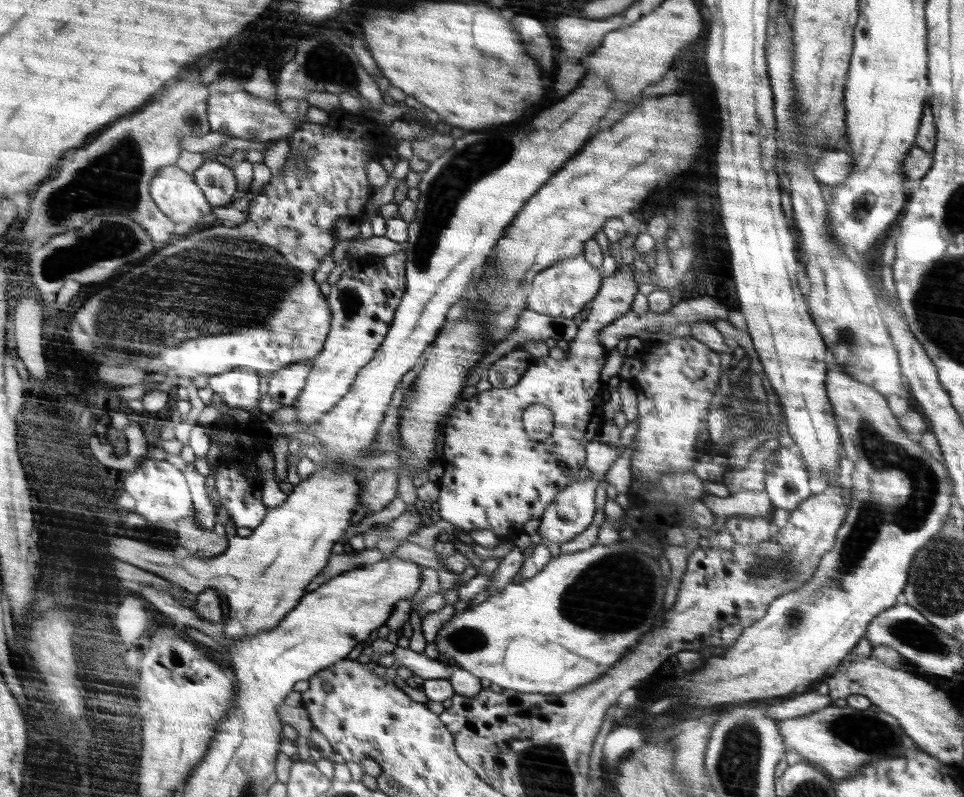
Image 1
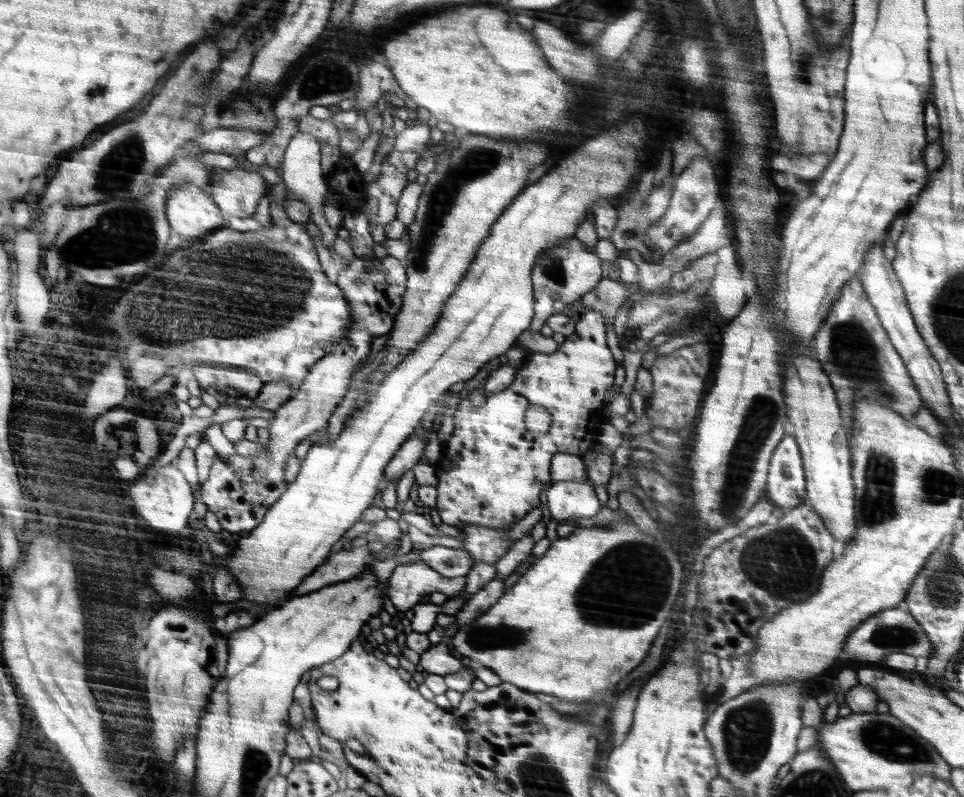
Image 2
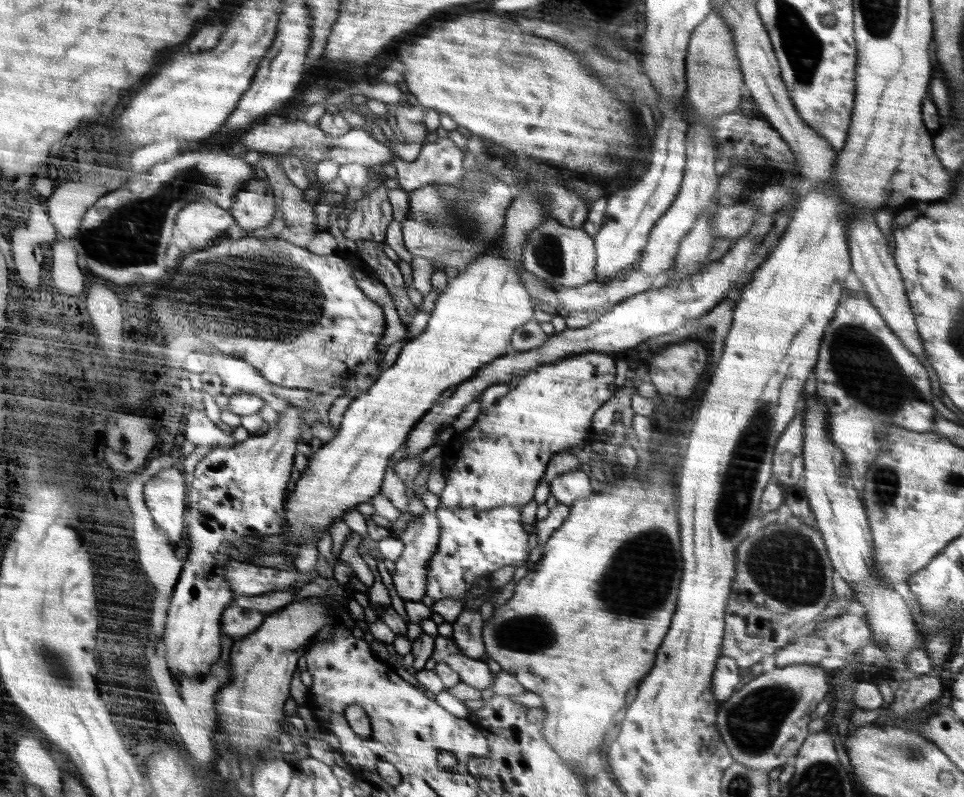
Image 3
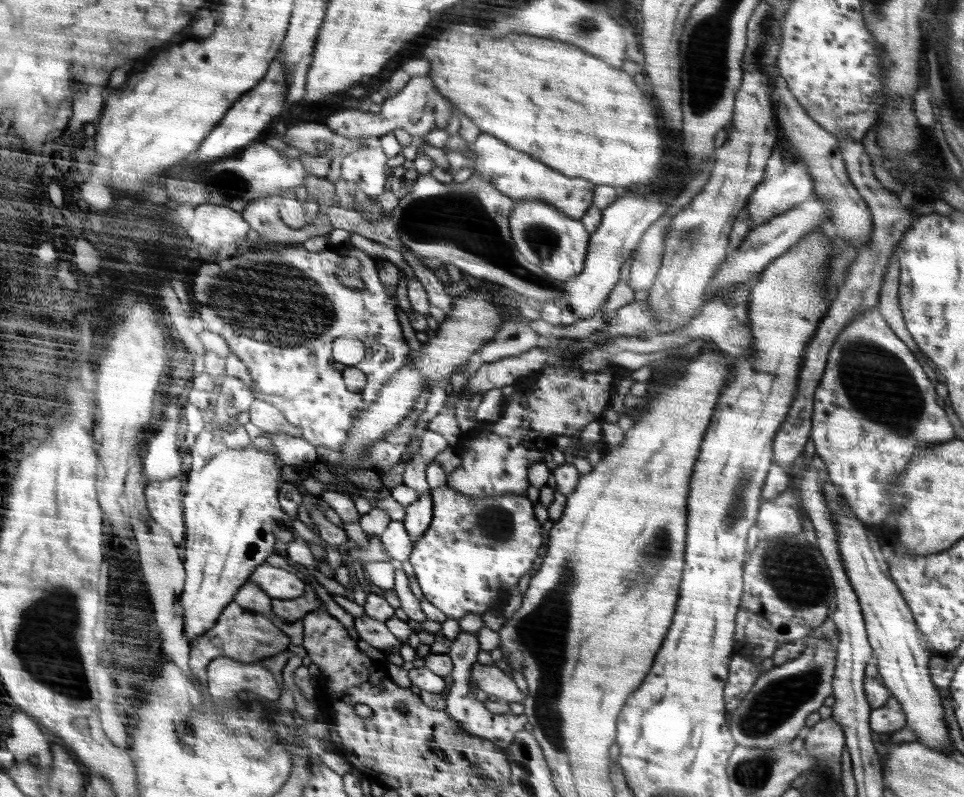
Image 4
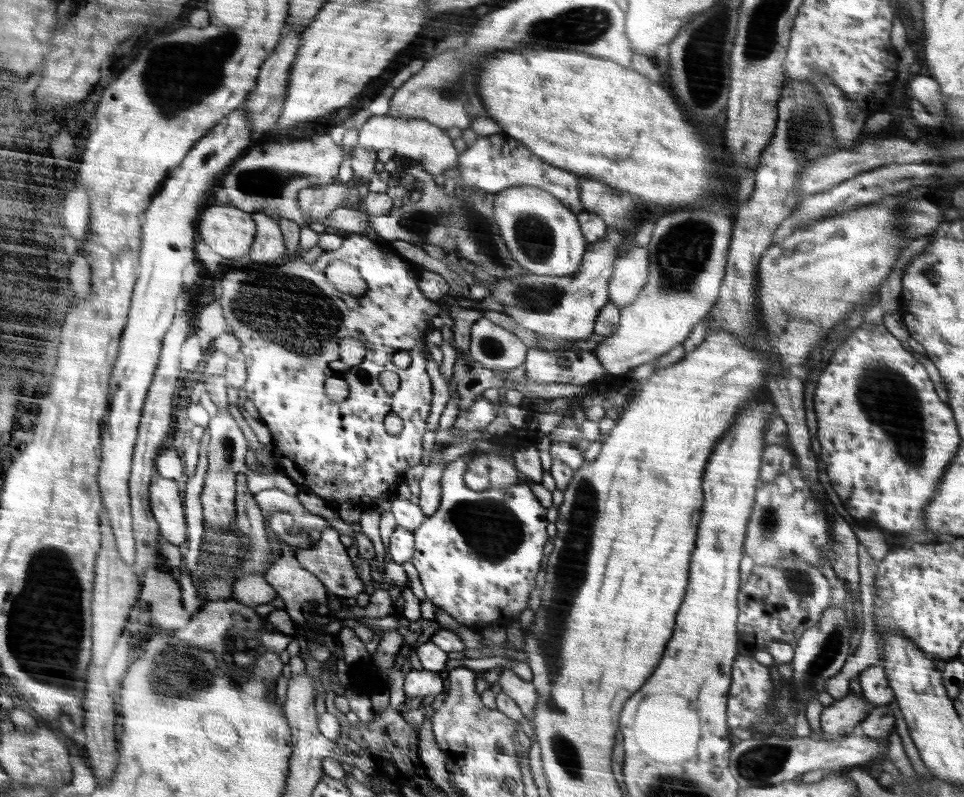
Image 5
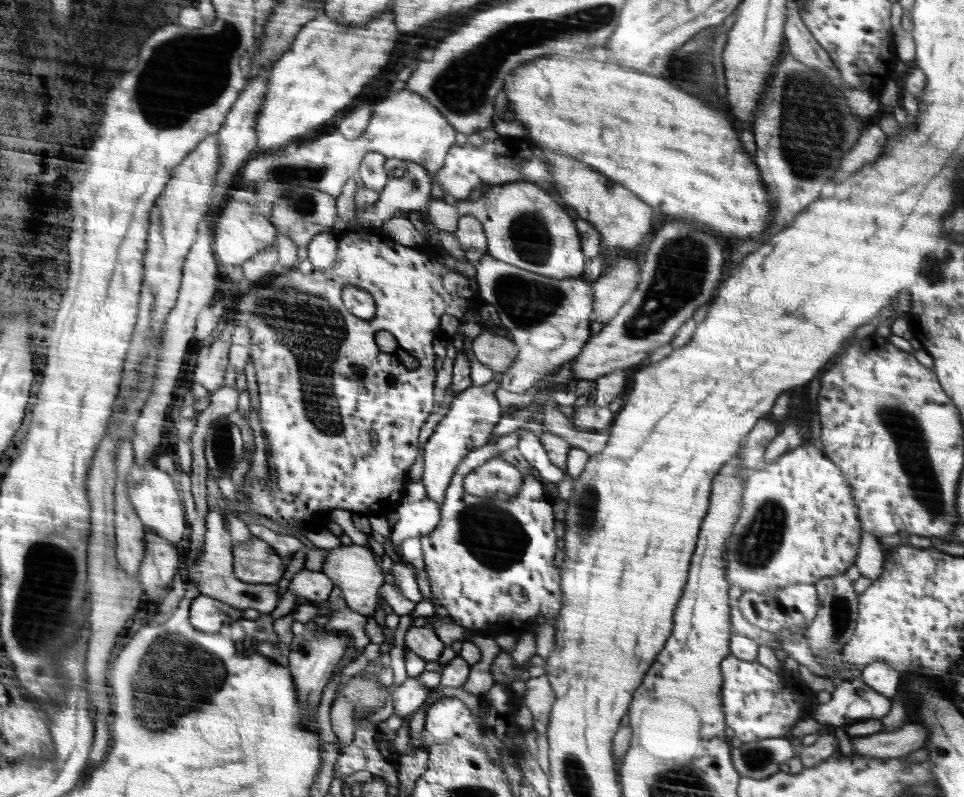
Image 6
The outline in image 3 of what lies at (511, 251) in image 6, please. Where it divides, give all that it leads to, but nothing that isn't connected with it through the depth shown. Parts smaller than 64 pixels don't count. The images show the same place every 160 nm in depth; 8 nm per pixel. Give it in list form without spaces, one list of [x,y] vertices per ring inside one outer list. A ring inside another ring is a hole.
[[[550,215],[545,222],[529,234],[523,249],[522,264],[532,277],[539,277],[553,288],[581,287],[596,280],[596,241],[580,228],[568,228]]]

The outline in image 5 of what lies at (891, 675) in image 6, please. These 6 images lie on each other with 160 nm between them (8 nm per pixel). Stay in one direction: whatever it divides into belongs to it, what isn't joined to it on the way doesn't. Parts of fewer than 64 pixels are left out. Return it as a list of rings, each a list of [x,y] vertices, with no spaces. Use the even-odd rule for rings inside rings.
[[[882,662],[862,671],[859,676],[862,695],[874,706],[888,705],[895,696],[888,684]]]

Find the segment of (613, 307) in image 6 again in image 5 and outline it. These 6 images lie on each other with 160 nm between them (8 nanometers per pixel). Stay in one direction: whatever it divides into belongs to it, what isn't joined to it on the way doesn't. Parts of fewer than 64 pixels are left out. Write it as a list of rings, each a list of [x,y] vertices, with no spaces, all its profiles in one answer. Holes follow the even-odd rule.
[[[634,247],[626,256],[619,256],[609,280],[609,302],[621,309],[637,299],[639,292],[649,282],[649,248]]]

